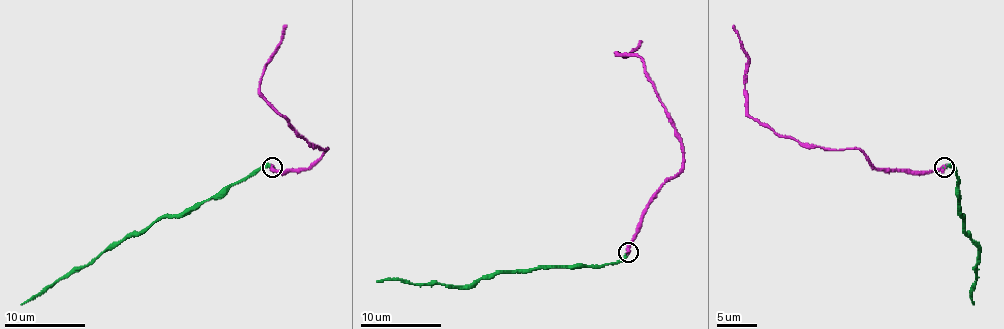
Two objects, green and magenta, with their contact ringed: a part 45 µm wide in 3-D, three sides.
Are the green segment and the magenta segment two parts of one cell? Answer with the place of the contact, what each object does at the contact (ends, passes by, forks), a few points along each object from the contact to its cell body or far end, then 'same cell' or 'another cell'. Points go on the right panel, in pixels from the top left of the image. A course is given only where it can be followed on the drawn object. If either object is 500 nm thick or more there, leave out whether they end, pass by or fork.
at (944, 167); green ends there; magenta ends there; green runs (945, 167), (957, 175), (957, 203), (963, 217), (963, 229), (977, 243), (975, 282), (971, 286), (973, 304); magenta runs (945, 167), (878, 171), (858, 148), (806, 146), (753, 120), (745, 90), (747, 53), (733, 25); same cell

